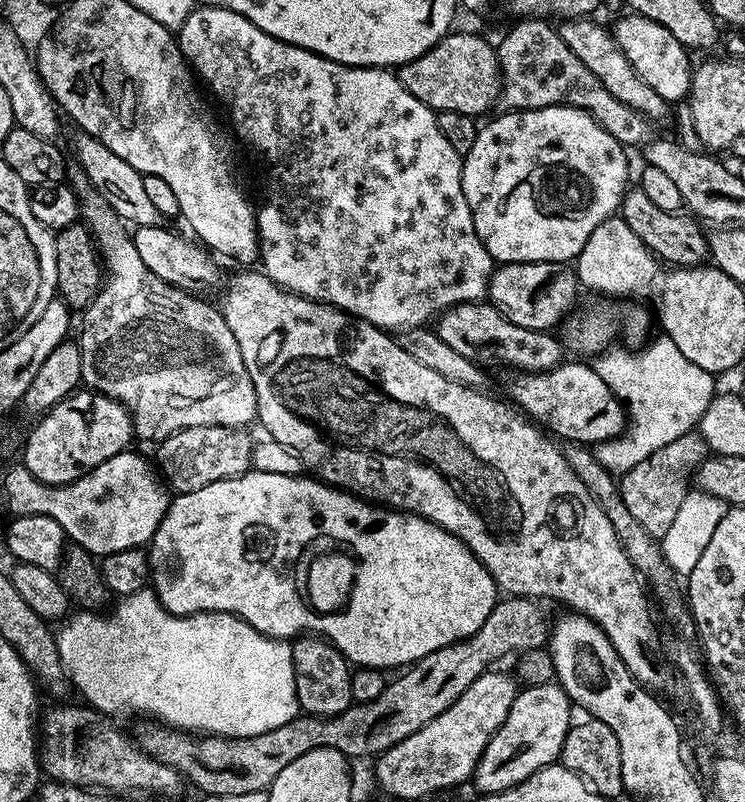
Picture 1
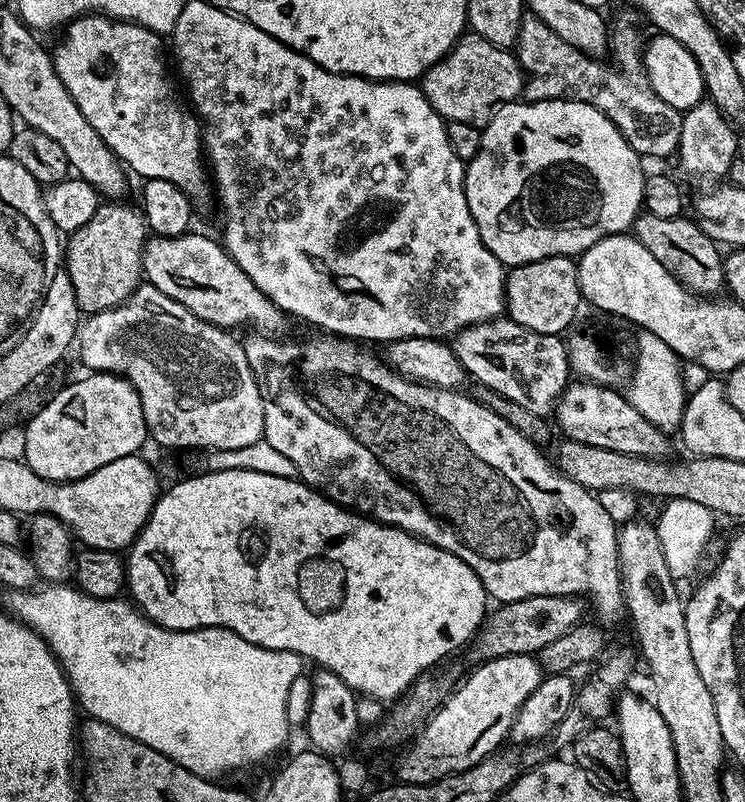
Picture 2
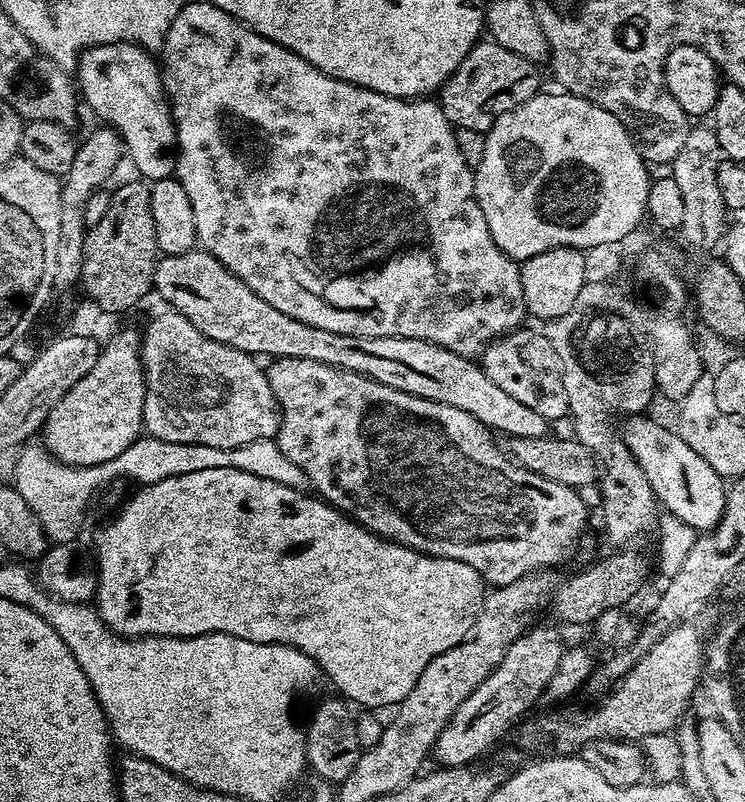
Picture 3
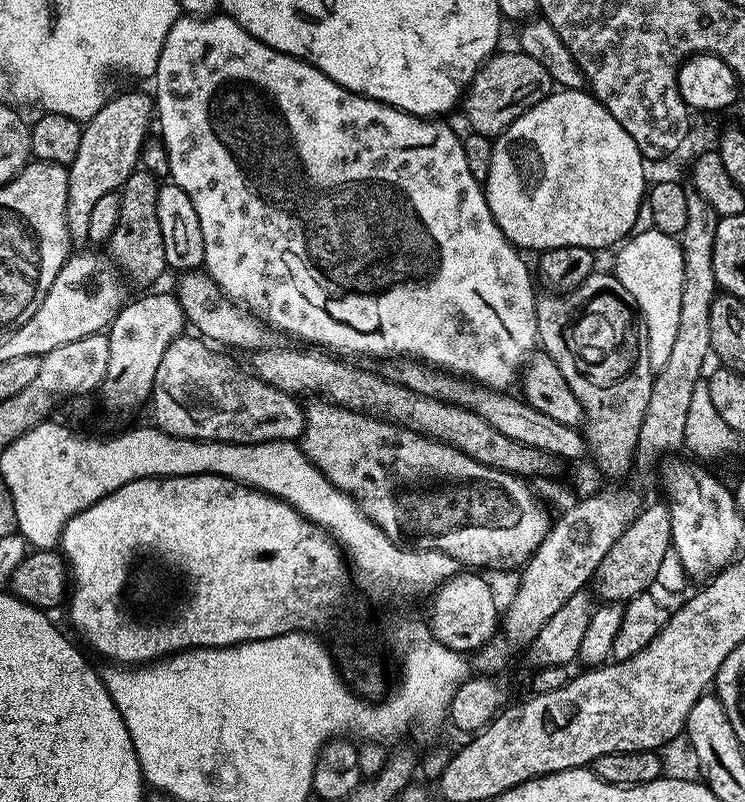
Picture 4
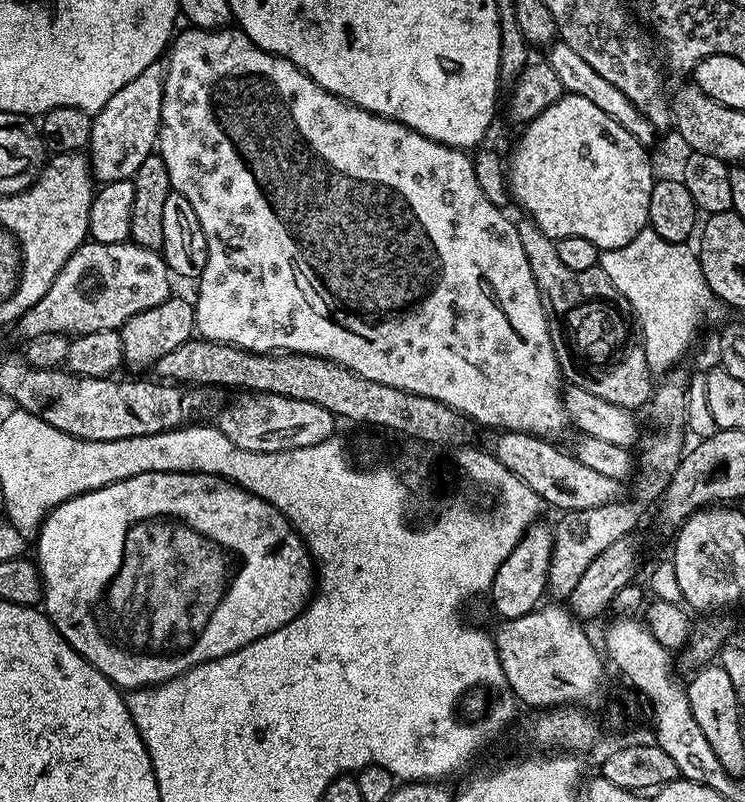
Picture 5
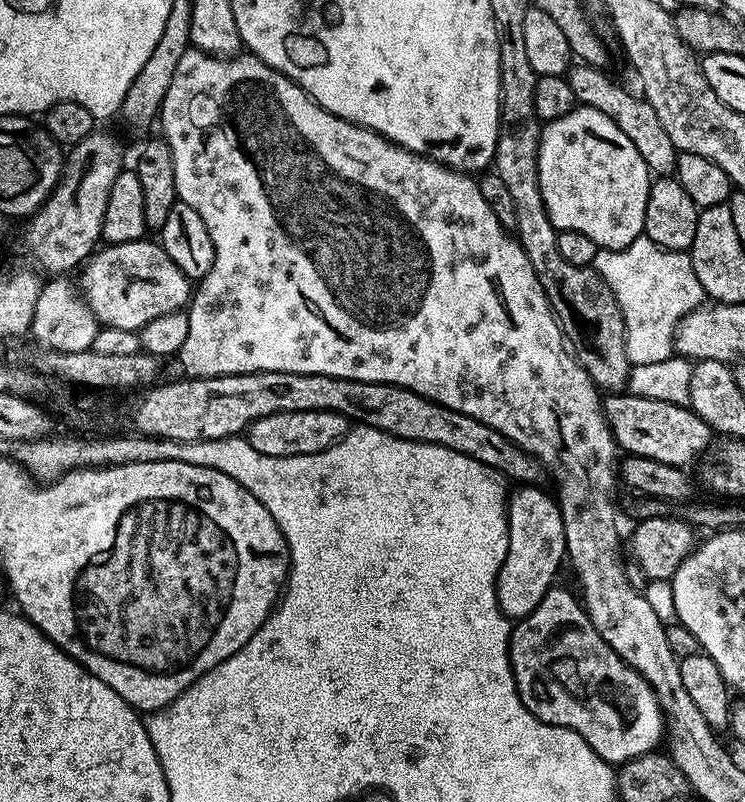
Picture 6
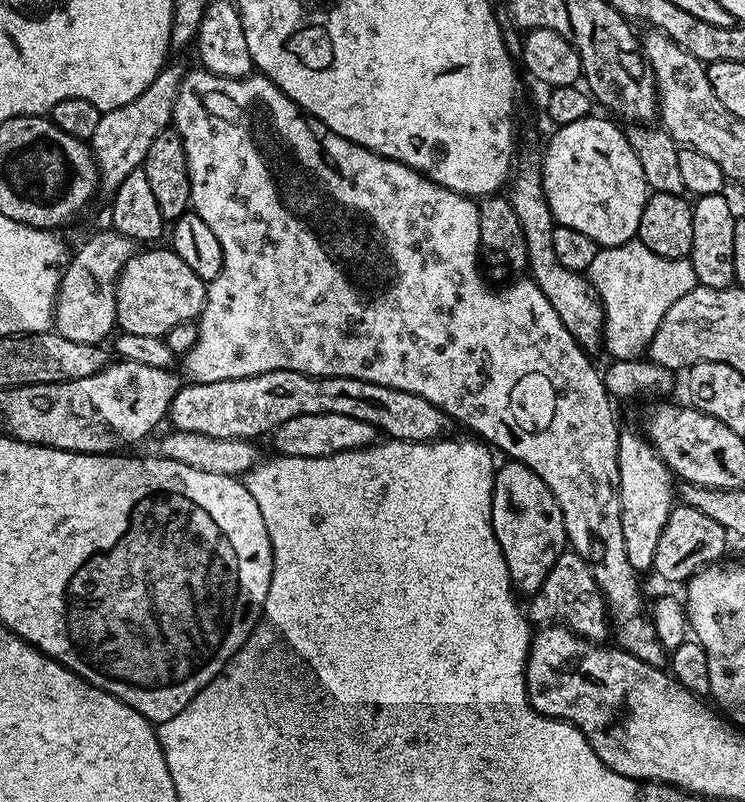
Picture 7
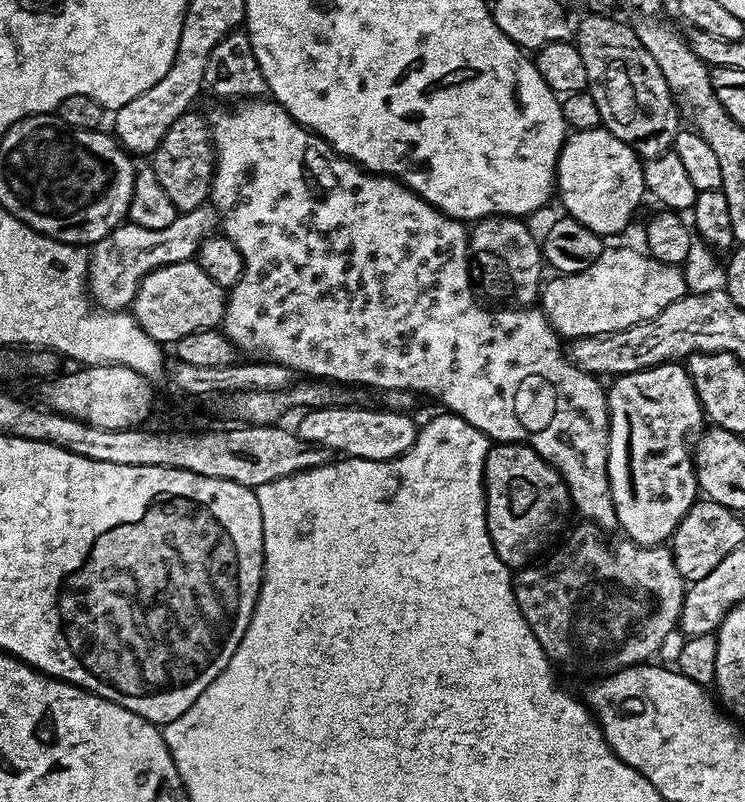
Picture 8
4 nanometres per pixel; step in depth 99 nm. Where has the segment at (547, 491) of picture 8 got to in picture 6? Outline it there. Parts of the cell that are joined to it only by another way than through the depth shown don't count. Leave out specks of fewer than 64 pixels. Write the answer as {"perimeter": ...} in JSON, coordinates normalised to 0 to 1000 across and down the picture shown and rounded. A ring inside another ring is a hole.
{"perimeter":[[[698,606],[682,620],[682,685],[671,714],[666,718],[666,744],[677,767],[689,776],[710,768],[728,751],[730,742],[748,727],[746,712],[750,711],[752,702],[756,704],[760,698],[762,677],[752,630],[740,617],[737,618],[725,610],[725,606]]]}

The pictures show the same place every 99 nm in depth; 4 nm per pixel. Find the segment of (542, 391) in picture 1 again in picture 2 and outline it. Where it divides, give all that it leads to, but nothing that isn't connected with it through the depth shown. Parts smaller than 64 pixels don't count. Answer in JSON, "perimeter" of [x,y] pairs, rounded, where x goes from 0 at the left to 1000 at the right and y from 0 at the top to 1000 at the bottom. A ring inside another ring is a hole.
{"perimeter":[[[788,476],[764,478],[746,502],[744,524],[749,534],[752,527],[761,547],[787,551],[787,556],[870,571],[893,572],[899,569],[901,545],[864,521],[828,485]]]}

